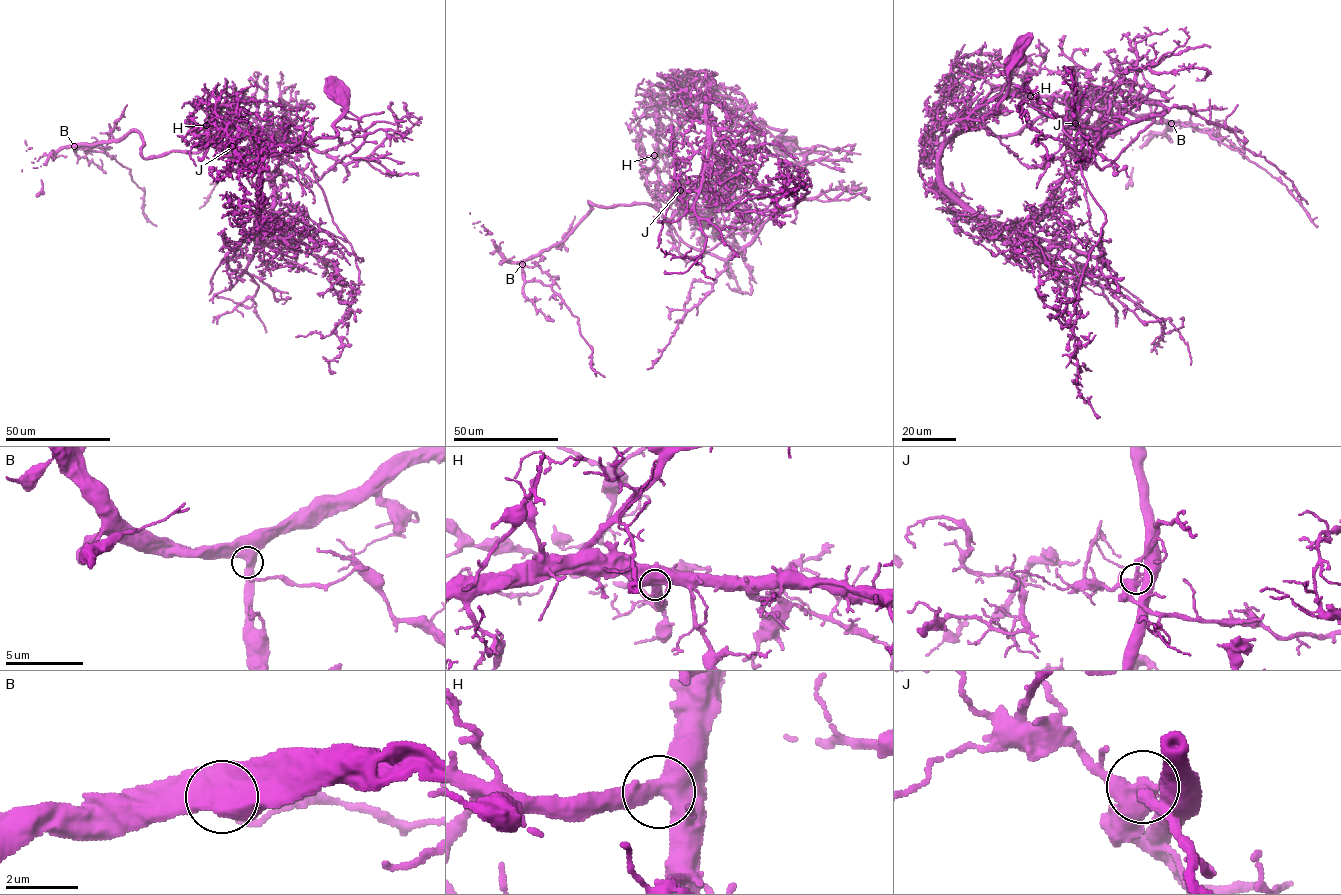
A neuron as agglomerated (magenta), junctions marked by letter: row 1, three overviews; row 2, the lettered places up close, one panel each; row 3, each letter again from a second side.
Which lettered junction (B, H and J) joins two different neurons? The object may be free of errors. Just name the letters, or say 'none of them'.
J

